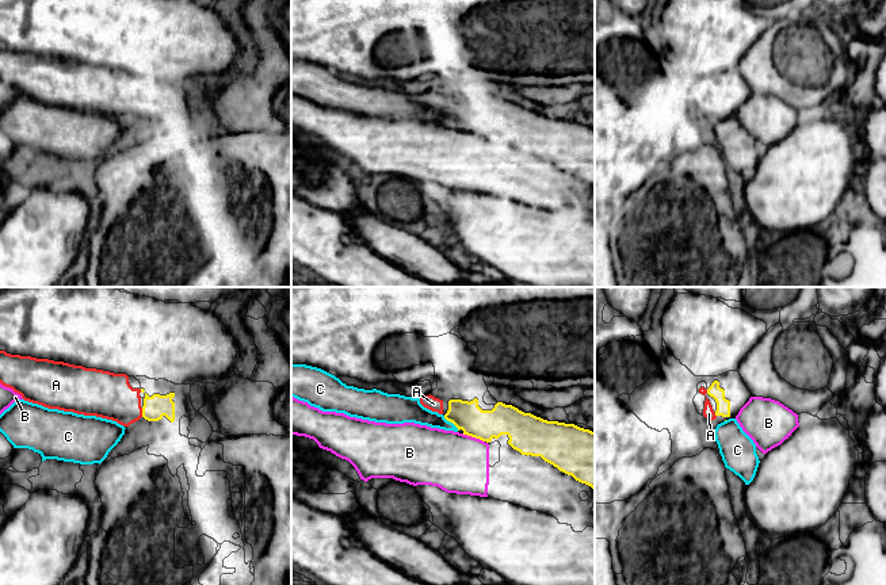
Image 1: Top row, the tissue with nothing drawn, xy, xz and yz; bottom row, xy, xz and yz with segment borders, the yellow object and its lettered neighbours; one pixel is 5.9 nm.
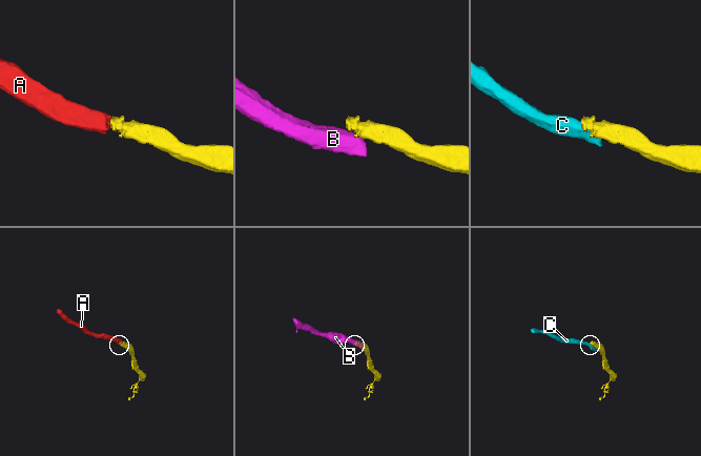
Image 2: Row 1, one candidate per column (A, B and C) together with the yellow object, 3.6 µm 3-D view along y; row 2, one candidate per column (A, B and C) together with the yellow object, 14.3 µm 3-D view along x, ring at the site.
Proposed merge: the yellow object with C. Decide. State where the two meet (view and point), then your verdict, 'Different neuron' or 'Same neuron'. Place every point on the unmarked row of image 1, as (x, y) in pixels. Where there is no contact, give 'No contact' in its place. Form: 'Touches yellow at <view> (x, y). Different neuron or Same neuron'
Touches yellow at xz (451, 118). Different neuron

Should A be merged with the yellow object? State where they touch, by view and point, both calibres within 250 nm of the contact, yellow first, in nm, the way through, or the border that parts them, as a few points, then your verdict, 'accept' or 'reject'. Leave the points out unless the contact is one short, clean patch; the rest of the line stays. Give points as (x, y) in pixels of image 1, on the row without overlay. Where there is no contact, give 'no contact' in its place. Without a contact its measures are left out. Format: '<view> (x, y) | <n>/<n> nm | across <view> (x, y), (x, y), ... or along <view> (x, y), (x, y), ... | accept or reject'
xy (142, 109) | 140/280 nm | across xy (156, 103), (149, 109), (142, 109), (132, 109), (104, 91) | accept

